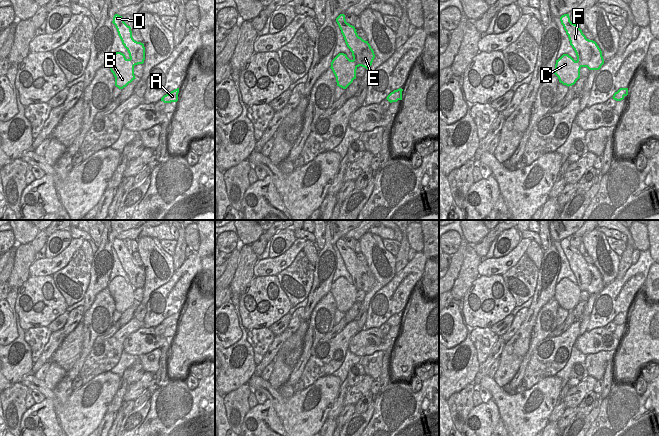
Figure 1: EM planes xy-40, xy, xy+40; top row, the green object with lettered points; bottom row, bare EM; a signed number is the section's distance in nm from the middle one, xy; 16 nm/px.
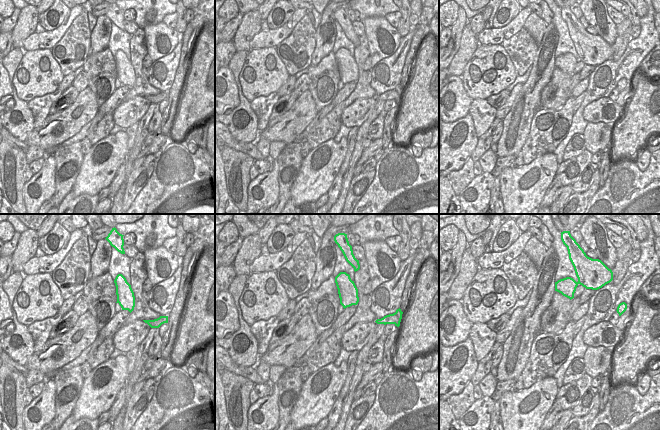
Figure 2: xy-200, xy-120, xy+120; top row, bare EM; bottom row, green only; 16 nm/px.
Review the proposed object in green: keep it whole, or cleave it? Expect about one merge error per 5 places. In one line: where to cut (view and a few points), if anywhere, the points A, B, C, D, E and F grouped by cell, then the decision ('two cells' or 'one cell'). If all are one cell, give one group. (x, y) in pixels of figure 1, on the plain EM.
no cut | A B C D E F | one cell

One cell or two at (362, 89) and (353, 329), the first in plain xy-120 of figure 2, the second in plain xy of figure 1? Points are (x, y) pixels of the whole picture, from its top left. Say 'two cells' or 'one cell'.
one cell

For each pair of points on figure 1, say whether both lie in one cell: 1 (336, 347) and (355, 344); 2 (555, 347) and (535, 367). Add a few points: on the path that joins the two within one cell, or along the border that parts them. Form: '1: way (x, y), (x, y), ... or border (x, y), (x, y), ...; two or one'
1: border (360, 331), (351, 338), (347, 348); two
2: way (550, 352), (540, 362); one

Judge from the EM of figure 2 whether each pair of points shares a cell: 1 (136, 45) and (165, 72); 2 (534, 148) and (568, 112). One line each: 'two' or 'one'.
1: two
2: one

